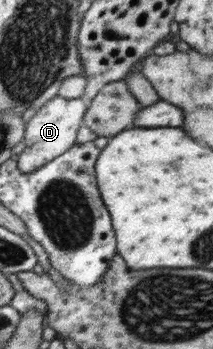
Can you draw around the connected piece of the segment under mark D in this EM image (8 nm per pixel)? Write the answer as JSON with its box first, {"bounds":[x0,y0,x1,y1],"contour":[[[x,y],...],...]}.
{"bounds":[16,95,86,174],"contour":[[[56,95],[50,100],[46,100],[40,108],[36,109],[34,115],[25,124],[24,150],[16,155],[17,170],[25,174],[31,174],[38,168],[44,167],[50,160],[57,159],[65,154],[74,144],[76,130],[85,116],[86,104],[82,98],[66,100]]]}

